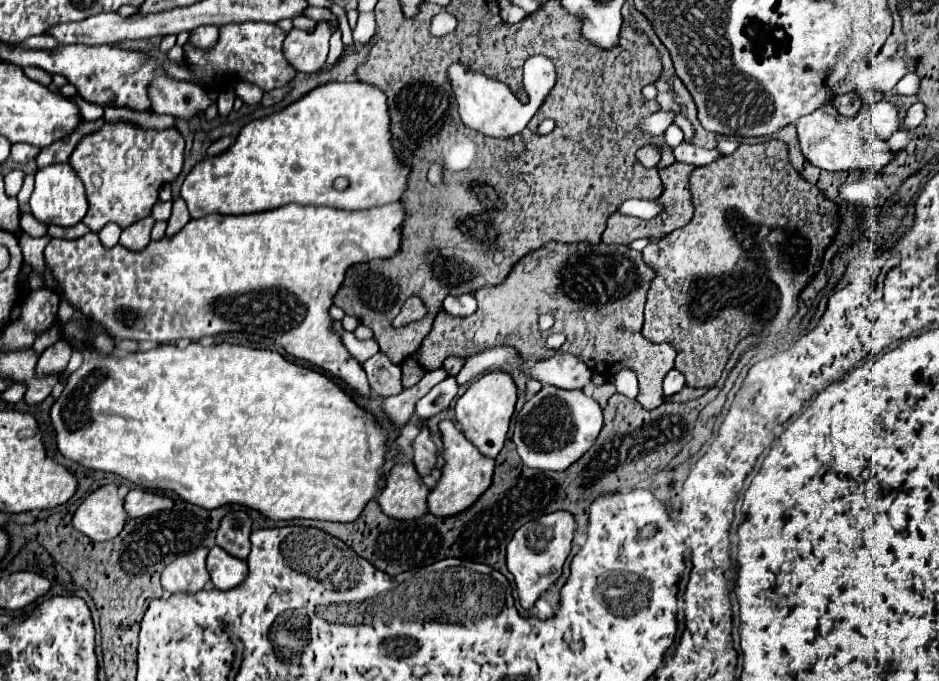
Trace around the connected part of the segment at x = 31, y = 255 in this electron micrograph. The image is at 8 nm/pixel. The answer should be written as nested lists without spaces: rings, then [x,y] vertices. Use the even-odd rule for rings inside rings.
[[[20,234],[20,248],[24,254],[24,262],[30,264],[34,268],[34,272],[38,272],[38,276],[44,280],[44,246],[50,242],[50,236],[42,236],[42,238],[32,238],[28,234]]]

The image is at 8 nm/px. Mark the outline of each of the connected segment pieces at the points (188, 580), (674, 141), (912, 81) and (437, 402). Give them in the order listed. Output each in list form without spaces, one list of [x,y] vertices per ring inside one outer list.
[[[206,548],[178,556],[162,572],[162,588],[168,594],[194,594],[210,580],[206,570]]]
[[[668,126],[668,130],[664,132],[664,140],[666,140],[666,144],[670,148],[676,148],[682,142],[682,138],[684,138],[684,134],[682,134],[682,130],[678,126]]]
[[[906,74],[902,76],[896,86],[894,86],[896,94],[916,94],[918,92],[918,76],[916,74]]]
[[[448,376],[446,380],[442,380],[440,384],[436,384],[424,398],[418,400],[416,404],[416,412],[420,414],[420,418],[430,418],[440,414],[442,410],[448,408],[448,404],[452,402],[452,398],[458,394],[458,384],[456,384],[456,377]]]

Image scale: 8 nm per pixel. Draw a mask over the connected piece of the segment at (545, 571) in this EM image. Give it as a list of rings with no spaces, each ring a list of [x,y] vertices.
[[[560,510],[560,512],[544,514],[536,520],[526,522],[512,536],[512,540],[506,548],[506,564],[516,580],[522,608],[526,608],[526,610],[532,608],[534,602],[538,600],[540,592],[544,592],[550,584],[554,584],[558,580],[558,576],[562,574],[562,566],[570,554],[574,528],[576,528],[574,516]]]

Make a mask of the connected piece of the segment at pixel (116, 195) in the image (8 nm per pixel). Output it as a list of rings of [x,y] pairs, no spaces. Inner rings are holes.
[[[106,122],[100,130],[86,134],[70,156],[70,166],[86,186],[88,212],[84,224],[98,232],[104,224],[116,222],[122,228],[150,214],[162,184],[172,182],[184,162],[184,138],[178,128],[142,128],[132,122]]]

